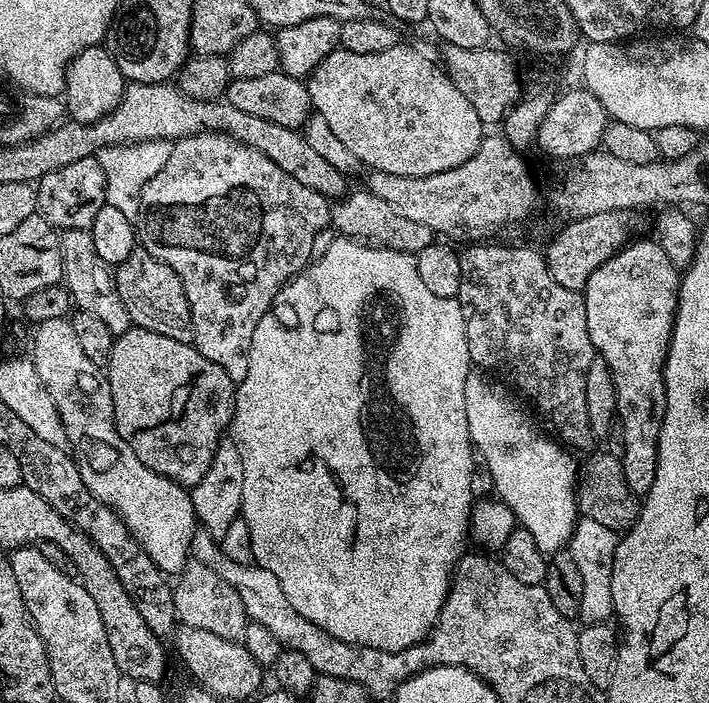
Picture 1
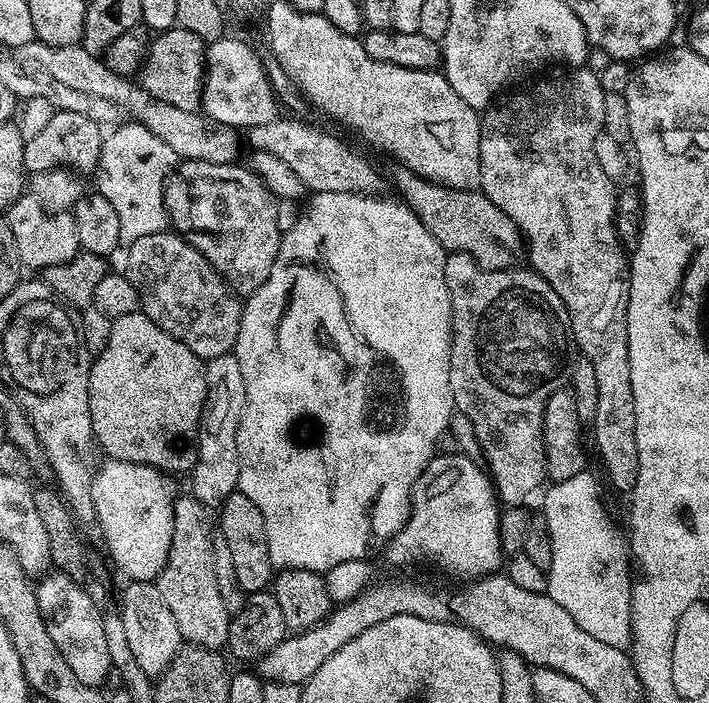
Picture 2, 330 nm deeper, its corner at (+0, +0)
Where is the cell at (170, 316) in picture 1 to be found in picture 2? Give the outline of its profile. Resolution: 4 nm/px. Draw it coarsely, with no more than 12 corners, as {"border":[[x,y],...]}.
{"border":[[165,230],[126,248],[140,307],[205,362],[235,349],[241,297]]}

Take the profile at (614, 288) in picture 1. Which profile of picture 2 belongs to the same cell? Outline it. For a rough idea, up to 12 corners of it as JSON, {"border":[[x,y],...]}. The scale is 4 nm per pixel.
{"border":[[591,67],[480,116],[479,191],[594,366],[608,480],[638,478],[629,257]]}

